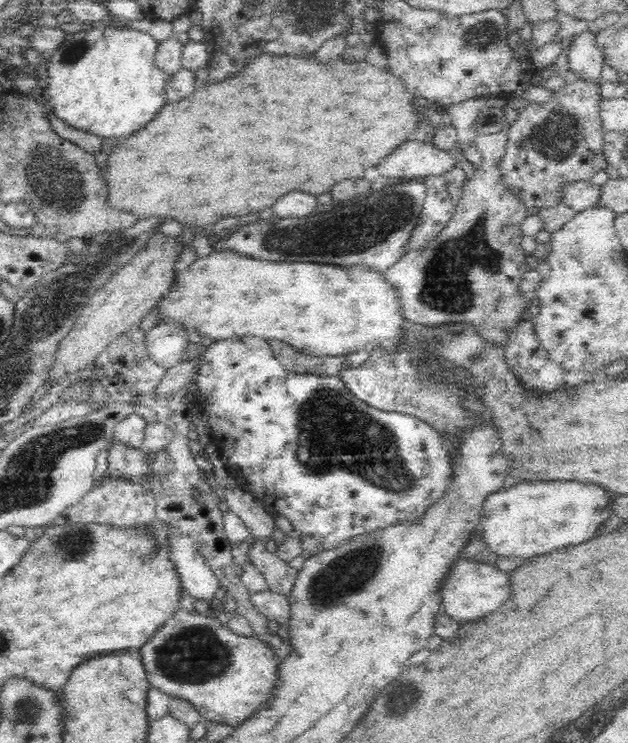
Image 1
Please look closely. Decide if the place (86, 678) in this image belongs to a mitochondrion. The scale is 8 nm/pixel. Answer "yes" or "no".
no

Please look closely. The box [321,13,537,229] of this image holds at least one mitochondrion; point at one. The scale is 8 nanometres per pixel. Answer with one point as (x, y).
(482, 36)

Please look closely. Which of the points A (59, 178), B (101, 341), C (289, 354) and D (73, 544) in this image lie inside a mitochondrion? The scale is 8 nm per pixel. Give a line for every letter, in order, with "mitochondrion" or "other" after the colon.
A: mitochondrion
B: other
C: other
D: mitochondrion

